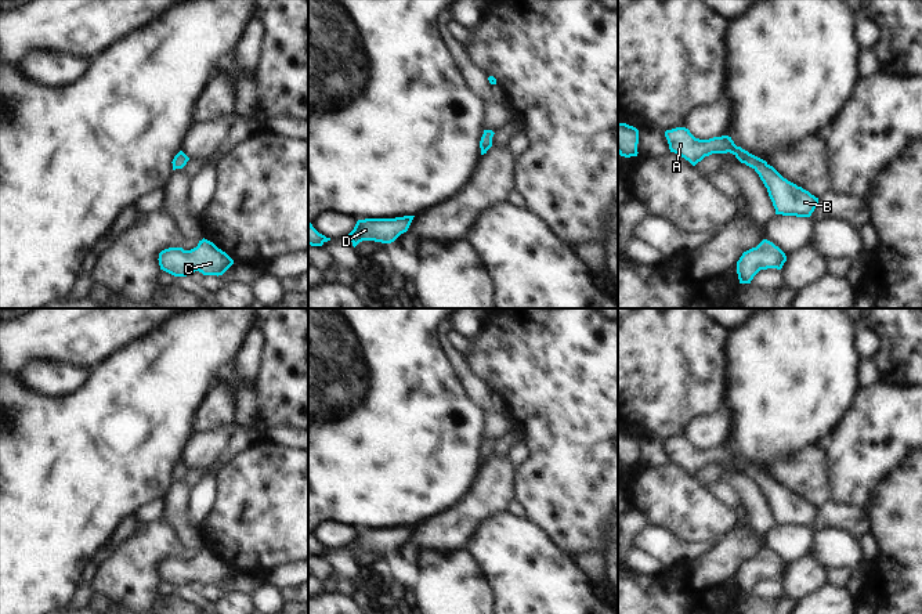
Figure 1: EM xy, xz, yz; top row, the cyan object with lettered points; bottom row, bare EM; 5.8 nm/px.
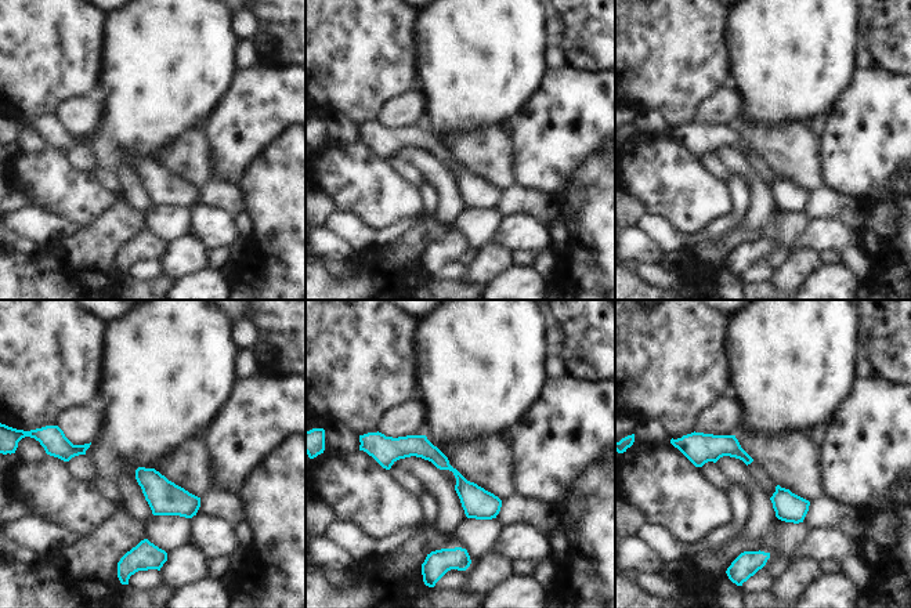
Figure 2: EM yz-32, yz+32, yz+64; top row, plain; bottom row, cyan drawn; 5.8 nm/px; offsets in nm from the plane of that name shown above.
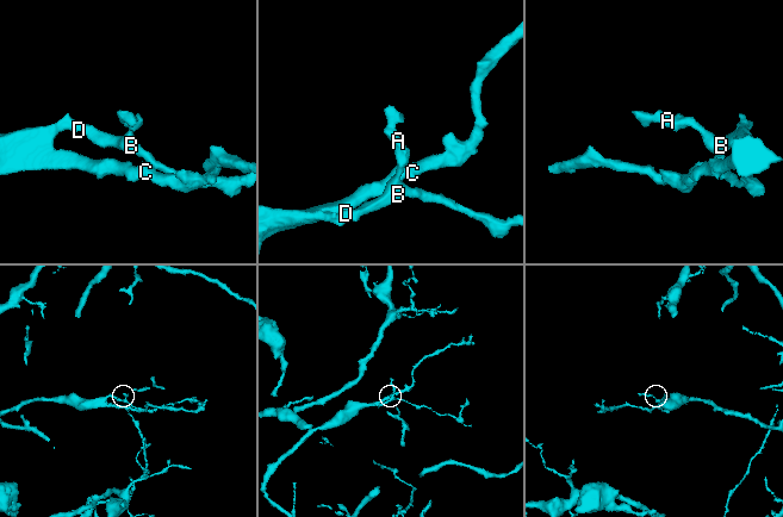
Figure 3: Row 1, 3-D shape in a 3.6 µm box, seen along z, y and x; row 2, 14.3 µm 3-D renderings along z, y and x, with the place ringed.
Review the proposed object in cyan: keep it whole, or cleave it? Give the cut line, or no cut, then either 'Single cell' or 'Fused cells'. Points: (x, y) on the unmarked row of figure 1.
No split. Single cell

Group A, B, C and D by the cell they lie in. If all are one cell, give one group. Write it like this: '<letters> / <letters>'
A B C D

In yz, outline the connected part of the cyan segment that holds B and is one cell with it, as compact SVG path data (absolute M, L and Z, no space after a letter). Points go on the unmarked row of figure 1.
M676 437L666 440L665 447L670 462L680 465L693 476L712 463L733 463L741 473L752 477L759 484L767 498L775 524L810 527L818 514L818 508L784 488L766 470L737 456L728 445L699 449L688 438Z

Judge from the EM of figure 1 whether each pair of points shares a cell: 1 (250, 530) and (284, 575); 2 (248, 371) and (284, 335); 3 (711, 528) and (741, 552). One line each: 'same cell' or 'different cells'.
1: different cells
2: different cells
3: different cells

